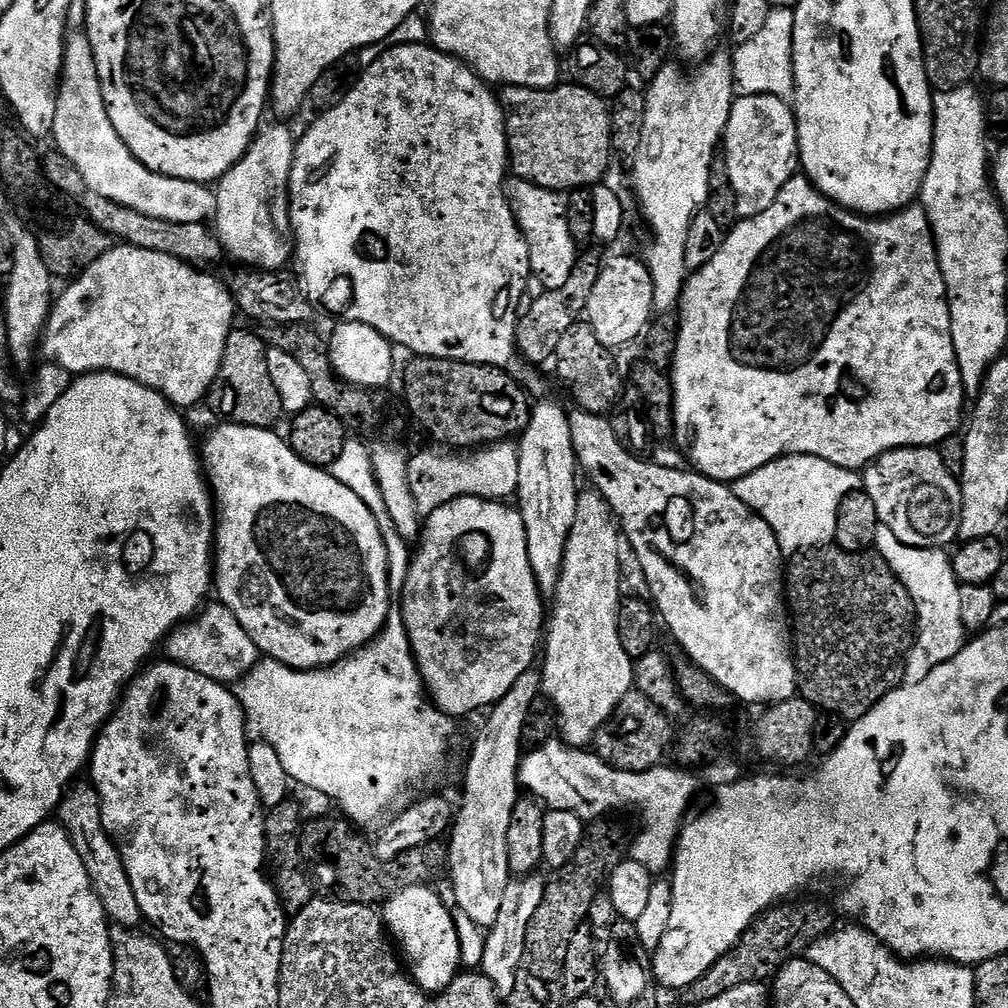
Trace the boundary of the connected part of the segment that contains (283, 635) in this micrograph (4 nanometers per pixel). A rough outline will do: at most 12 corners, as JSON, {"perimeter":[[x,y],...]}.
{"perimeter":[[217,423],[214,592],[310,672],[384,630],[376,515],[279,431]]}

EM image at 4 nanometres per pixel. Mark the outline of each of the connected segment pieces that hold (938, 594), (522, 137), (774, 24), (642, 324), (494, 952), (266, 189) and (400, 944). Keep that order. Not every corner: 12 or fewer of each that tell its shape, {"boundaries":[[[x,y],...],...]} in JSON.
{"boundaries":[[[917,548],[900,581],[918,631],[917,684],[966,643],[961,583],[944,548]],[[508,86],[510,172],[557,194],[614,160],[609,101]],[[773,8],[734,52],[741,96],[795,97],[795,11]],[[643,259],[603,261],[586,311],[602,346],[619,350],[654,319]],[[545,877],[509,879],[483,975],[511,996]],[[261,127],[218,181],[225,257],[279,273],[294,256],[297,137]],[[434,889],[396,892],[384,927],[416,985],[462,968],[453,909]]]}

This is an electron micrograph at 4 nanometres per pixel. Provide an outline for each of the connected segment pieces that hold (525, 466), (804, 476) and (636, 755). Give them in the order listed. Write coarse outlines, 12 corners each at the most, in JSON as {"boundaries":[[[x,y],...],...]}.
{"boundaries":[[[531,409],[515,499],[540,595],[555,597],[580,492],[569,413]],[[781,456],[731,485],[791,558],[830,540],[859,471]],[[638,691],[596,732],[594,751],[627,772],[657,767],[673,721]]]}

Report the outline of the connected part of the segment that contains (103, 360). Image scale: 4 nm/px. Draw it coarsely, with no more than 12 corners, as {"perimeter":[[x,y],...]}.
{"perimeter":[[129,244],[55,297],[38,345],[177,409],[212,389],[225,281]]}

